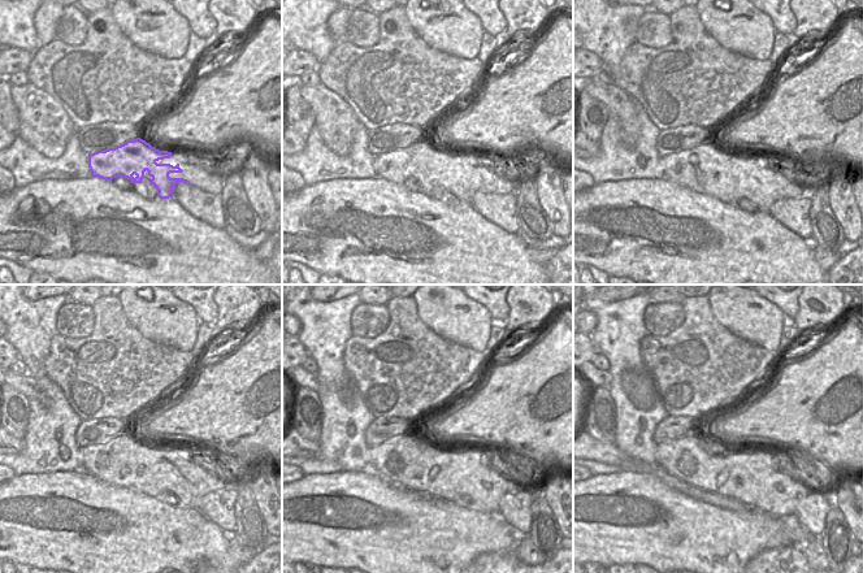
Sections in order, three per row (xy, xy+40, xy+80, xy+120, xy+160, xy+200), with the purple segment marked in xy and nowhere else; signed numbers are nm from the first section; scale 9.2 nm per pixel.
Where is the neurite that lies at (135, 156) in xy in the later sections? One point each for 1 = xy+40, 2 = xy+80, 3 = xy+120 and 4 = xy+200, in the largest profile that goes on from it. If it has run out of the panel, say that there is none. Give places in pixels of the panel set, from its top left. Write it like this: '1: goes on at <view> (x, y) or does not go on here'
1: goes on at xy+40 (415, 161)
2: goes on at xy+80 (703, 163)
3: goes on at xy+120 (102, 460)
4: goes on at xy+200 (763, 491)

